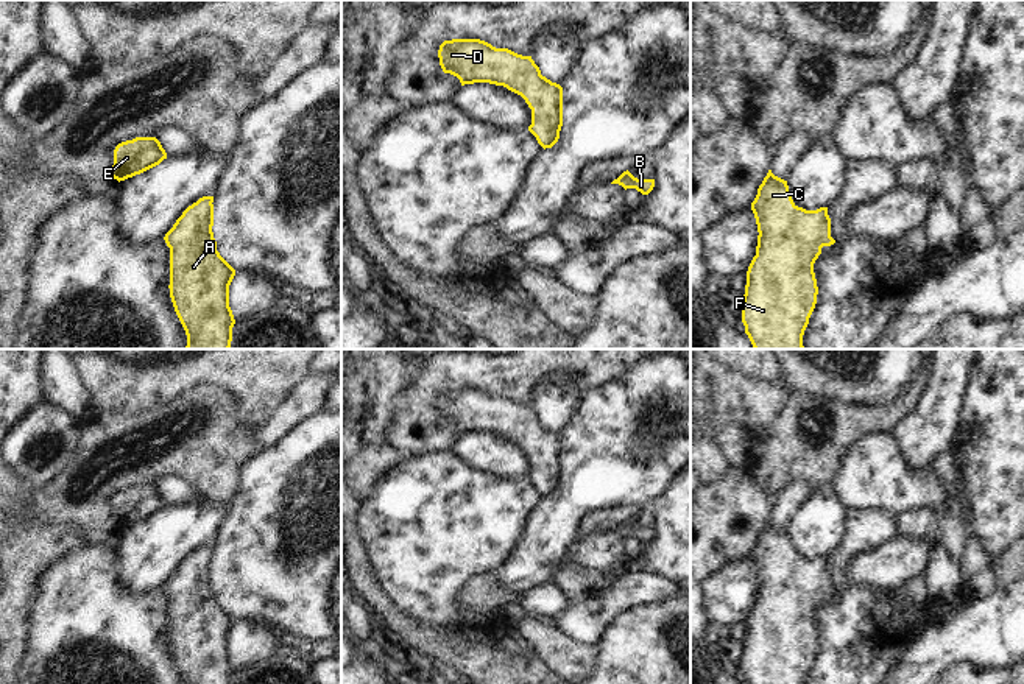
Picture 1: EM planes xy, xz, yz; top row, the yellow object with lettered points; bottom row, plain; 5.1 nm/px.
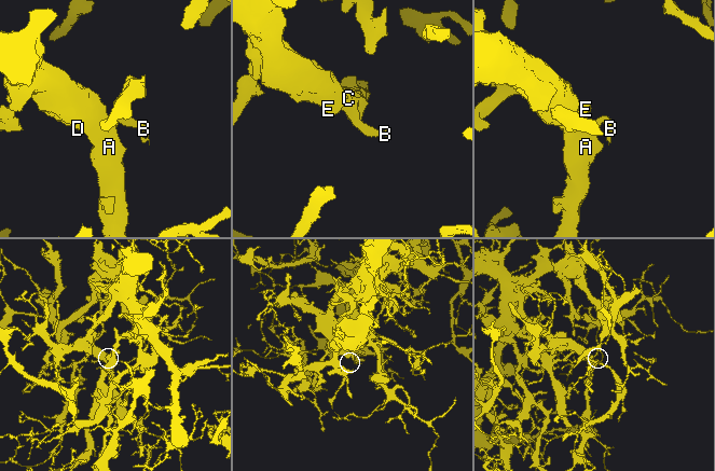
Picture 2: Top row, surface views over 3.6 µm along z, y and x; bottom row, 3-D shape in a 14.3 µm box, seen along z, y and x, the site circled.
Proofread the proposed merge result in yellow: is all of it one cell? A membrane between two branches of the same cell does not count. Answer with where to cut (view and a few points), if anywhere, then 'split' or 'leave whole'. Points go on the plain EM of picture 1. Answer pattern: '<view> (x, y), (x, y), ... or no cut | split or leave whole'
no cut | leave whole

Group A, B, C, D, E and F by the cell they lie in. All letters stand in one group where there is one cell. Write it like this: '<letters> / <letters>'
A B C D E F

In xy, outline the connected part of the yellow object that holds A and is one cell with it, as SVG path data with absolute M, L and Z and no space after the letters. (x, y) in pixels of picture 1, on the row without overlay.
M214 545L189 555L164 589L170 597L170 647L185 684L232 684L229 634L235 619L217 600Z

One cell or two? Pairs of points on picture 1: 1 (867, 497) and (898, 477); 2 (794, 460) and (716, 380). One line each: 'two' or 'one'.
1: one
2: two

